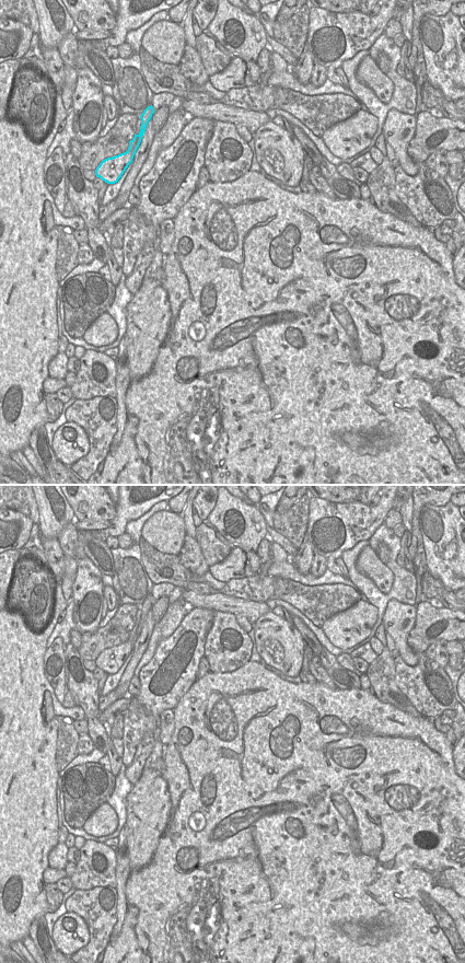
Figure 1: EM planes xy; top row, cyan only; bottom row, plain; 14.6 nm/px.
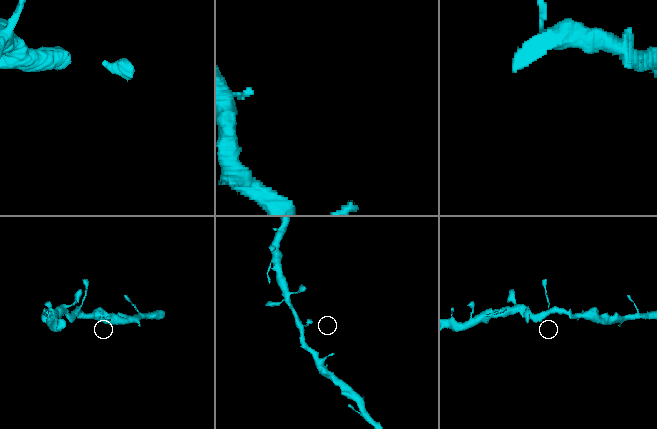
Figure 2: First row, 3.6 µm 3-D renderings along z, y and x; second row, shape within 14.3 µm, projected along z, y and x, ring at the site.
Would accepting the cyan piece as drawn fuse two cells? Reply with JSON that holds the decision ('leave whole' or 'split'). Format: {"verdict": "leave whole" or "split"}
{"verdict": "leave whole"}

